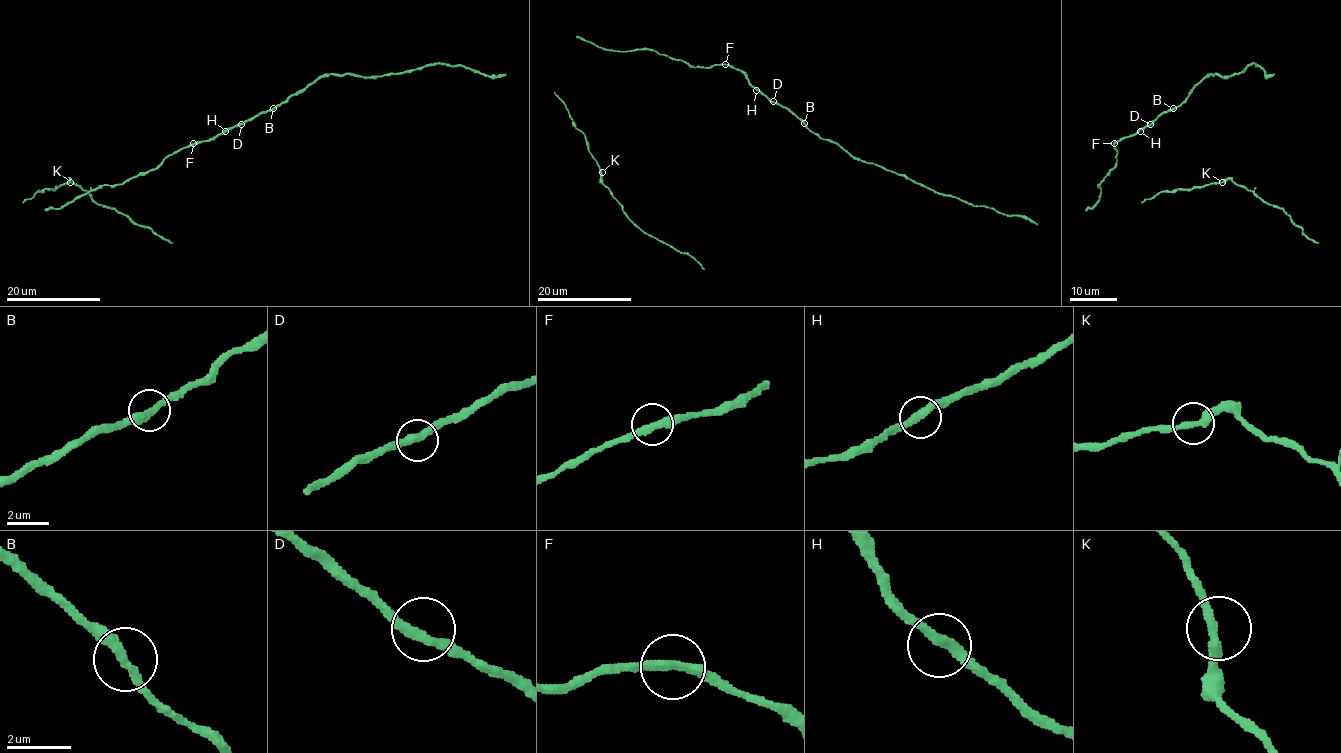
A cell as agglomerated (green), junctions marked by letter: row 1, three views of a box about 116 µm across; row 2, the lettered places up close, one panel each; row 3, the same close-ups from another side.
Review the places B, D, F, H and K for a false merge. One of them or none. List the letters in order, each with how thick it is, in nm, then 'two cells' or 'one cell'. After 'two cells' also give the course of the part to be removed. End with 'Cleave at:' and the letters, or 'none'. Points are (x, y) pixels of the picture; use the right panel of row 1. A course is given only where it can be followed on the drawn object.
B: calibre 320 nm; one cell
D: calibre 320 nm; one cell
F: calibre 320 nm; one cell
H: calibre 320 nm; one cell
K: calibre 320 nm; one cell
Cleave at: none

